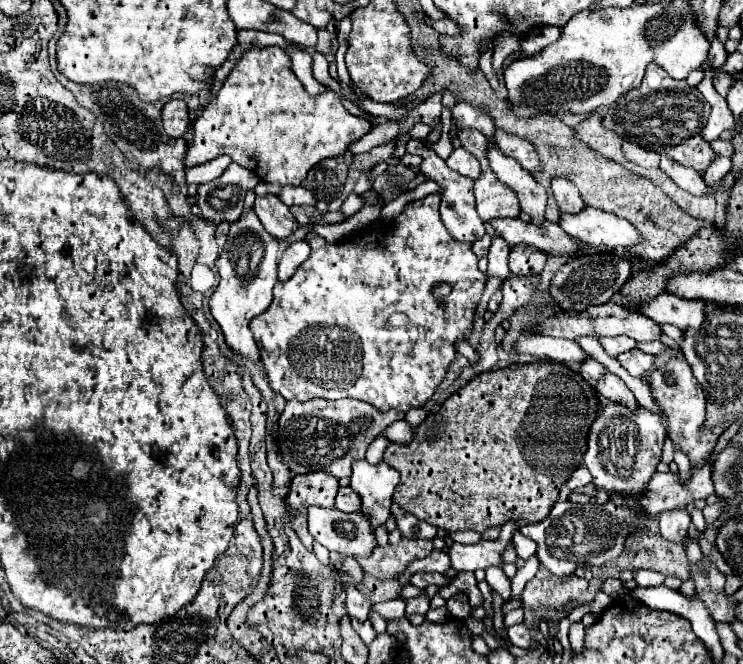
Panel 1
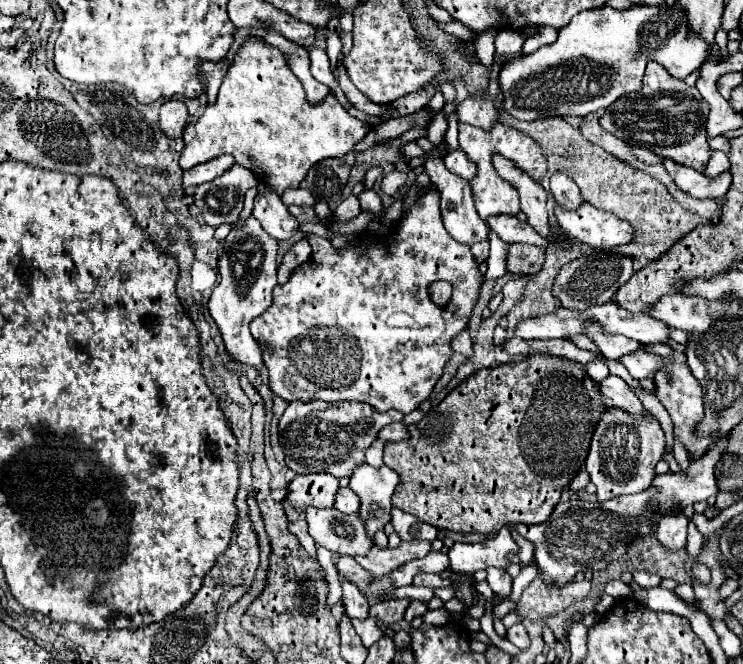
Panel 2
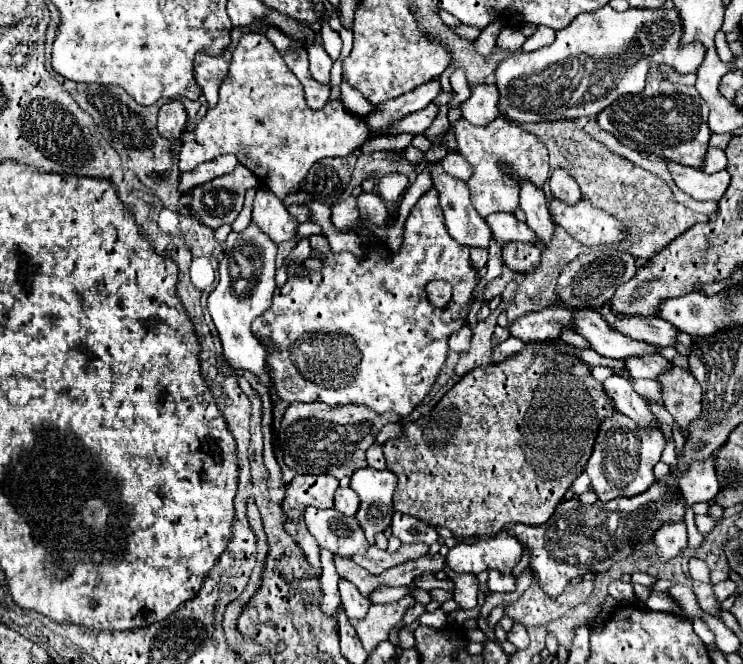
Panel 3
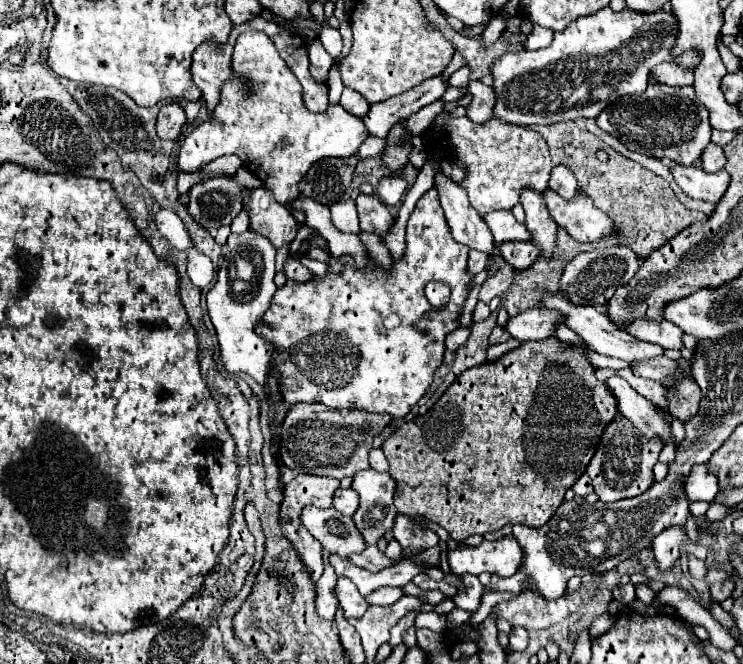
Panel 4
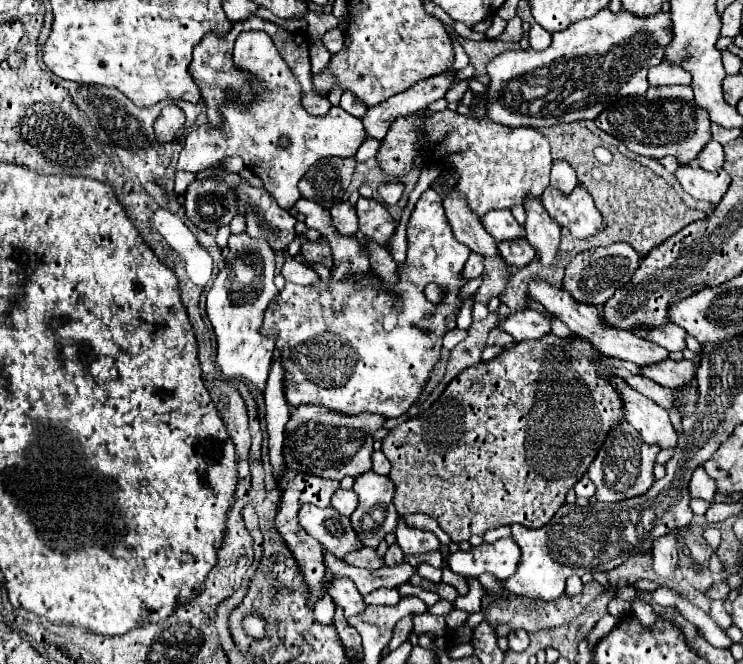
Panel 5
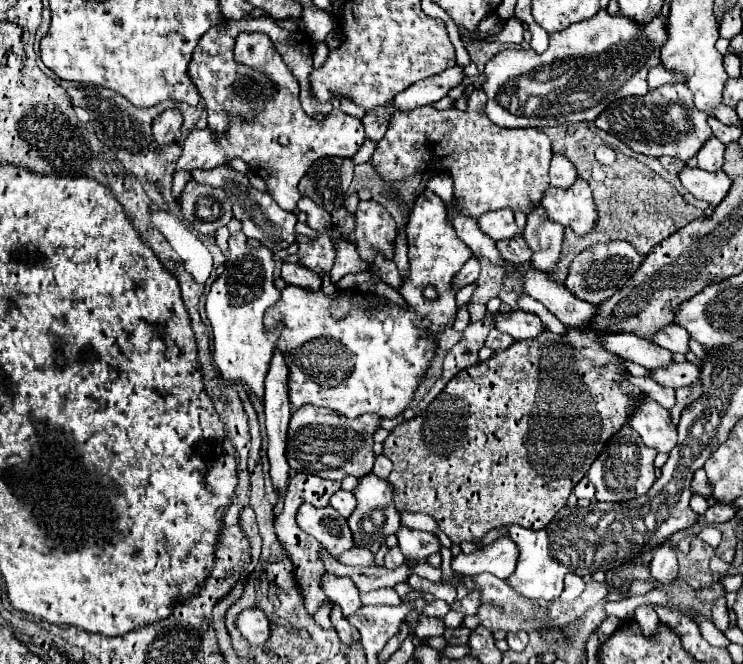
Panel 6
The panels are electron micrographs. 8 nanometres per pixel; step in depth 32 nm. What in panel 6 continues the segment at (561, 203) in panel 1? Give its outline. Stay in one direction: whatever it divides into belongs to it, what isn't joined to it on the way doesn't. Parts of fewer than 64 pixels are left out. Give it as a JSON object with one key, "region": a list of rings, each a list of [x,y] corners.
{"region":[[[552,154],[550,160],[550,186],[558,188],[570,188],[576,180],[576,168],[572,168],[572,162],[566,156]]]}

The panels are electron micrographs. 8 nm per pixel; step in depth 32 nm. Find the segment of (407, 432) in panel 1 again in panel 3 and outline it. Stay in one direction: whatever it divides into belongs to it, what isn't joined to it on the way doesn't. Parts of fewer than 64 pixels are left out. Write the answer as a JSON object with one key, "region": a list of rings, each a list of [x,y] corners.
{"region":[[[389,423],[383,427],[375,438],[375,443],[384,444],[386,441],[396,438],[402,433],[402,425],[399,423]]]}

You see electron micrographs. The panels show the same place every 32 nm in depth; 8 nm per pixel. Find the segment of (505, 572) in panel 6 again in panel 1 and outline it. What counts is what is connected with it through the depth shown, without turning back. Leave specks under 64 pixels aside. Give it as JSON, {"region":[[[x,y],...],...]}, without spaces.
{"region":[[[508,522],[502,526],[496,540],[480,540],[478,544],[452,544],[450,560],[456,572],[476,572],[478,568],[502,566],[502,554],[512,546],[512,534],[518,530],[518,522]]]}

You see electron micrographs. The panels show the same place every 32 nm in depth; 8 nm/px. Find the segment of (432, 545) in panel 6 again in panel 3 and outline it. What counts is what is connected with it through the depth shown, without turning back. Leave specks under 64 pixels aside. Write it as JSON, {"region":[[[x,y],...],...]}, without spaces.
{"region":[[[394,512],[392,518],[392,534],[402,542],[402,544],[428,544],[432,546],[438,540],[438,534],[432,526],[428,526],[426,522],[402,514],[402,512]]]}

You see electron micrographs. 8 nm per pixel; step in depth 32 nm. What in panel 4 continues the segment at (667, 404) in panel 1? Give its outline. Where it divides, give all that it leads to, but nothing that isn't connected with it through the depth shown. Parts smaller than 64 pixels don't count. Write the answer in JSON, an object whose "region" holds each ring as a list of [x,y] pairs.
{"region":[[[680,378],[678,384],[668,388],[668,412],[678,416],[682,422],[698,412],[698,402],[700,402],[700,388],[692,378]]]}

